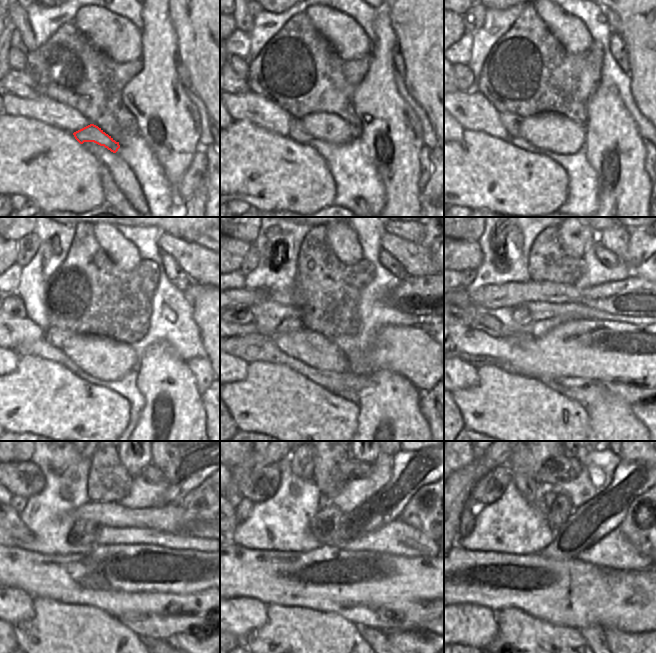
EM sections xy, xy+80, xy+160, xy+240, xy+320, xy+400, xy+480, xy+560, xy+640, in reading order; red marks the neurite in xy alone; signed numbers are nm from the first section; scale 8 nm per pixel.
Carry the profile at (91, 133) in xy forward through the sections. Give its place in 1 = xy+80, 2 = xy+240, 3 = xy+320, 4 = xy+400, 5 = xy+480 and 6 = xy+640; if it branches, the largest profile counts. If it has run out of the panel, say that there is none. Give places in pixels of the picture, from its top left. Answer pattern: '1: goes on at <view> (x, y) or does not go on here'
1: goes on at xy+80 (297, 132)
2: goes on at xy+240 (58, 337)
3: goes on at xy+320 (289, 325)
4: goes on at xy+400 (521, 314)
5: goes on at xy+480 (84, 532)
6: goes on at xy+640 (560, 510)

